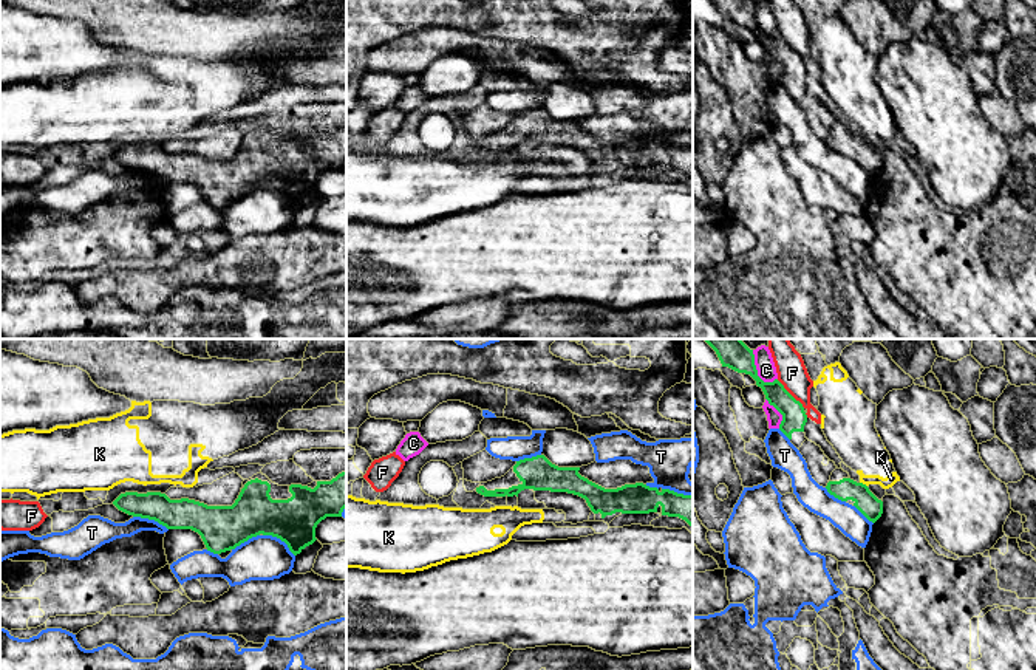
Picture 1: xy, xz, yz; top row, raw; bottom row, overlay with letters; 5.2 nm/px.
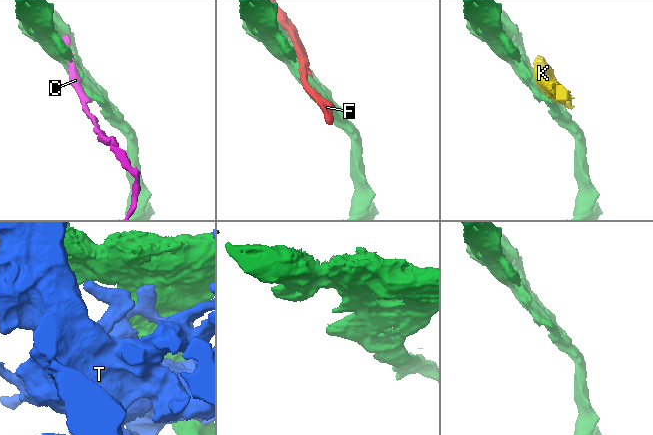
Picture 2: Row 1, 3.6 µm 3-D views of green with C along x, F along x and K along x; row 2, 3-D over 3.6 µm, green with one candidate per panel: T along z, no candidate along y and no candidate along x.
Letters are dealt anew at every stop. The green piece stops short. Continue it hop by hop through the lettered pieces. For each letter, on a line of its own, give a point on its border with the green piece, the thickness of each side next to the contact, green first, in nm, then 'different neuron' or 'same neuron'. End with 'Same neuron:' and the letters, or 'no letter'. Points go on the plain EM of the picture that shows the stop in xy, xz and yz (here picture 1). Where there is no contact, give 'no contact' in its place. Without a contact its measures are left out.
C: yz (756, 25) | 140/100 nm | different neuron
F: yz (789, 47) | 130/160 nm | different neuron
K: yz (862, 136) | 120/60 nm | different neuron
T: xy (150, 172) | 160/130 nm | different neuron
Same neuron: no letter

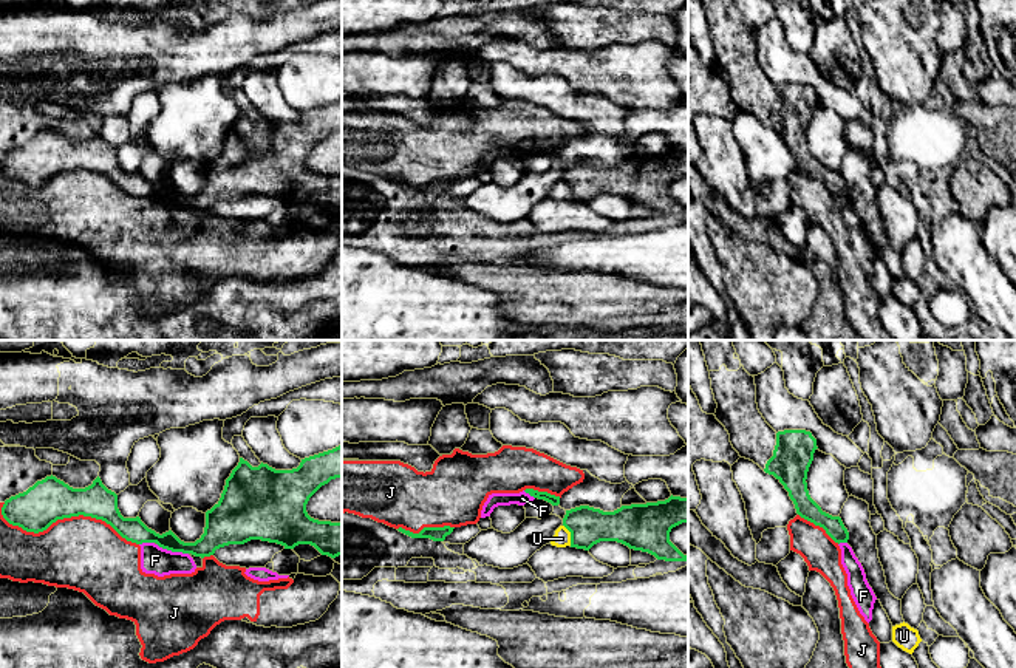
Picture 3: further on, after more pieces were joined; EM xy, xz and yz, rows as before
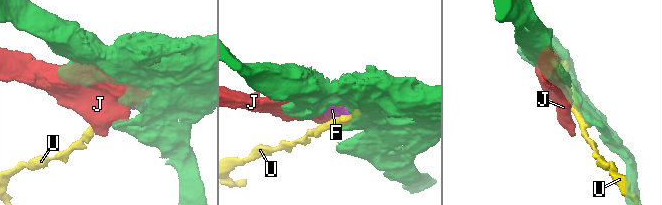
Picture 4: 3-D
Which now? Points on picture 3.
F: xy (172, 204) | 140/140 nm | different neuron
J: xy (67, 170) | 220/380 nm | different neuron
U: xz (571, 189) | 200/90 nm | different neuron
Same neuron: no letter

